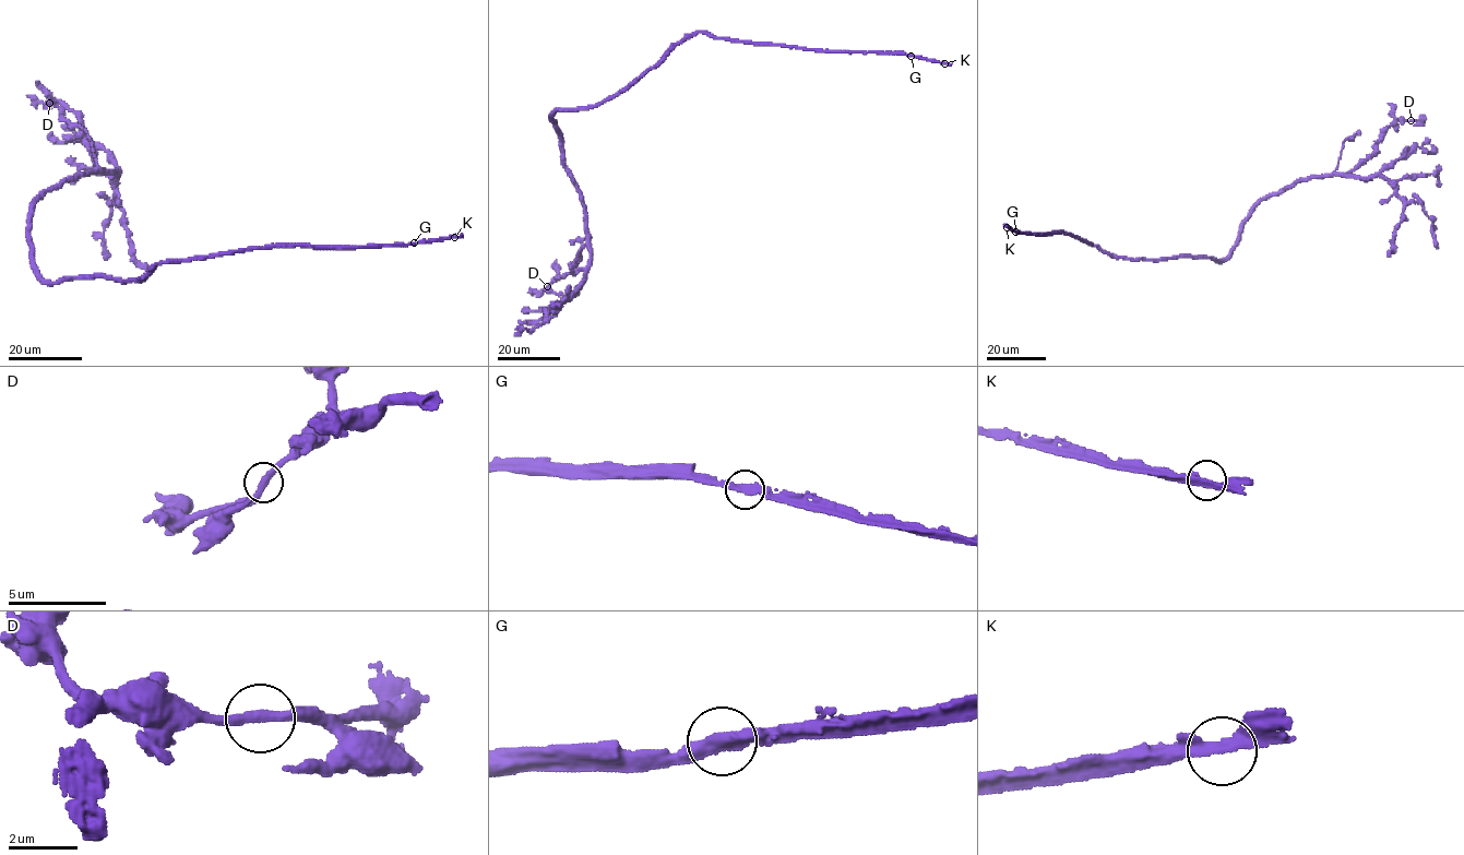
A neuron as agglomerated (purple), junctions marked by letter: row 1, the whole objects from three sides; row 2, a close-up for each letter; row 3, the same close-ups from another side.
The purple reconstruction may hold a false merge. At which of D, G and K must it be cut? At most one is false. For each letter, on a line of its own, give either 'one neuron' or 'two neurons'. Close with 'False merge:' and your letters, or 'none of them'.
D: one neuron
G: one neuron
K: one neuron
False merge: none of them

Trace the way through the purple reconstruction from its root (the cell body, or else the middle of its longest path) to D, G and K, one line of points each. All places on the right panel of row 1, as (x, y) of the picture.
D: (1194, 258), (1222, 261), (1260, 201), (1301, 180), (1345, 174), (1372, 153), (1385, 129), (1411, 120)
G: (1194, 258), (1117, 258), (1061, 232), (1015, 232)
K: (1194, 258), (1117, 258), (1068, 234), (1016, 234), (1007, 227)

